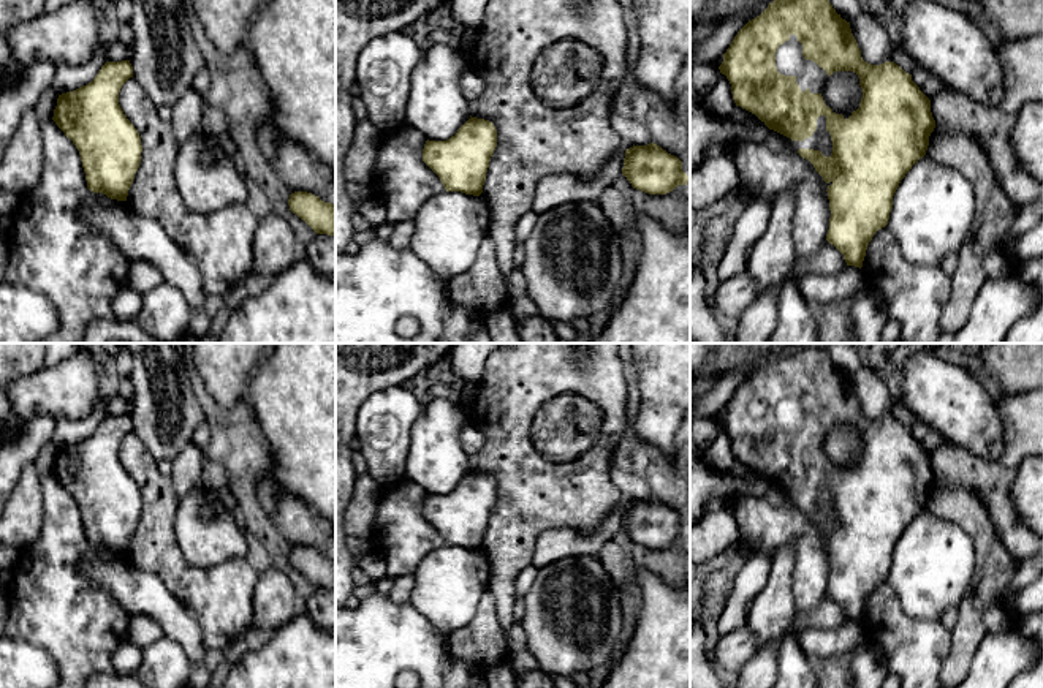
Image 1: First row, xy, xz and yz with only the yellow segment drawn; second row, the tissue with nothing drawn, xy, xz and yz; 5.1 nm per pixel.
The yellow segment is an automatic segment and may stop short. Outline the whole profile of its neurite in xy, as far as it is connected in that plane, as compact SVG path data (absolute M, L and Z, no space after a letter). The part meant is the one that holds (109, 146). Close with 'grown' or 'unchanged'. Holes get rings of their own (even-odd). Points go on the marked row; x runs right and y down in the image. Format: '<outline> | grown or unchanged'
M130 60L106 62L92 82L59 95L52 117L79 150L87 188L117 201L127 201L142 152L141 136L119 104L119 92L130 77Z | unchanged

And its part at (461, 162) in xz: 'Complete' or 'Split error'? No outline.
Complete

